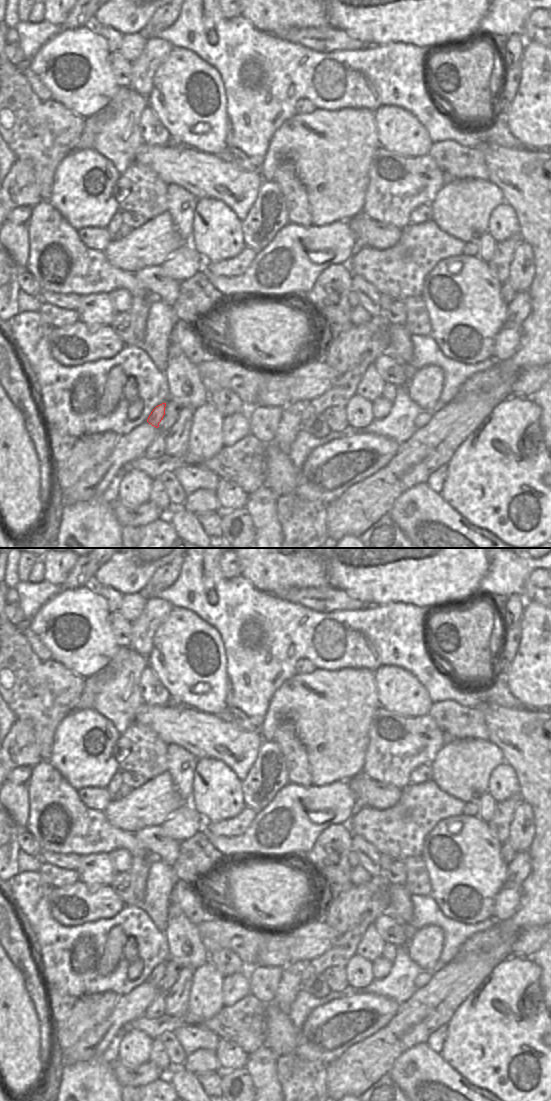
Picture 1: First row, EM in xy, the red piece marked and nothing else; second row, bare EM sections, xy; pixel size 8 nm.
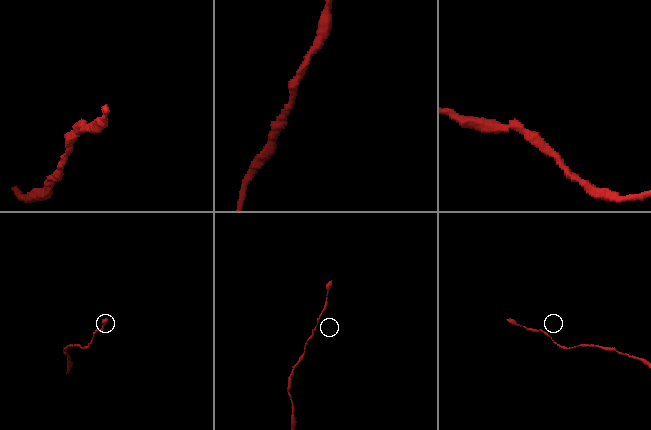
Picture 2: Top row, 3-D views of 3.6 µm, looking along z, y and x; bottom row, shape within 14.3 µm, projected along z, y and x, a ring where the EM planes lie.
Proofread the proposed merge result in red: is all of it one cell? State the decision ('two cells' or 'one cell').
one cell

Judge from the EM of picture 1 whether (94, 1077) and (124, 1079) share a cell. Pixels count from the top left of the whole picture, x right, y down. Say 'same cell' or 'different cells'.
different cells

